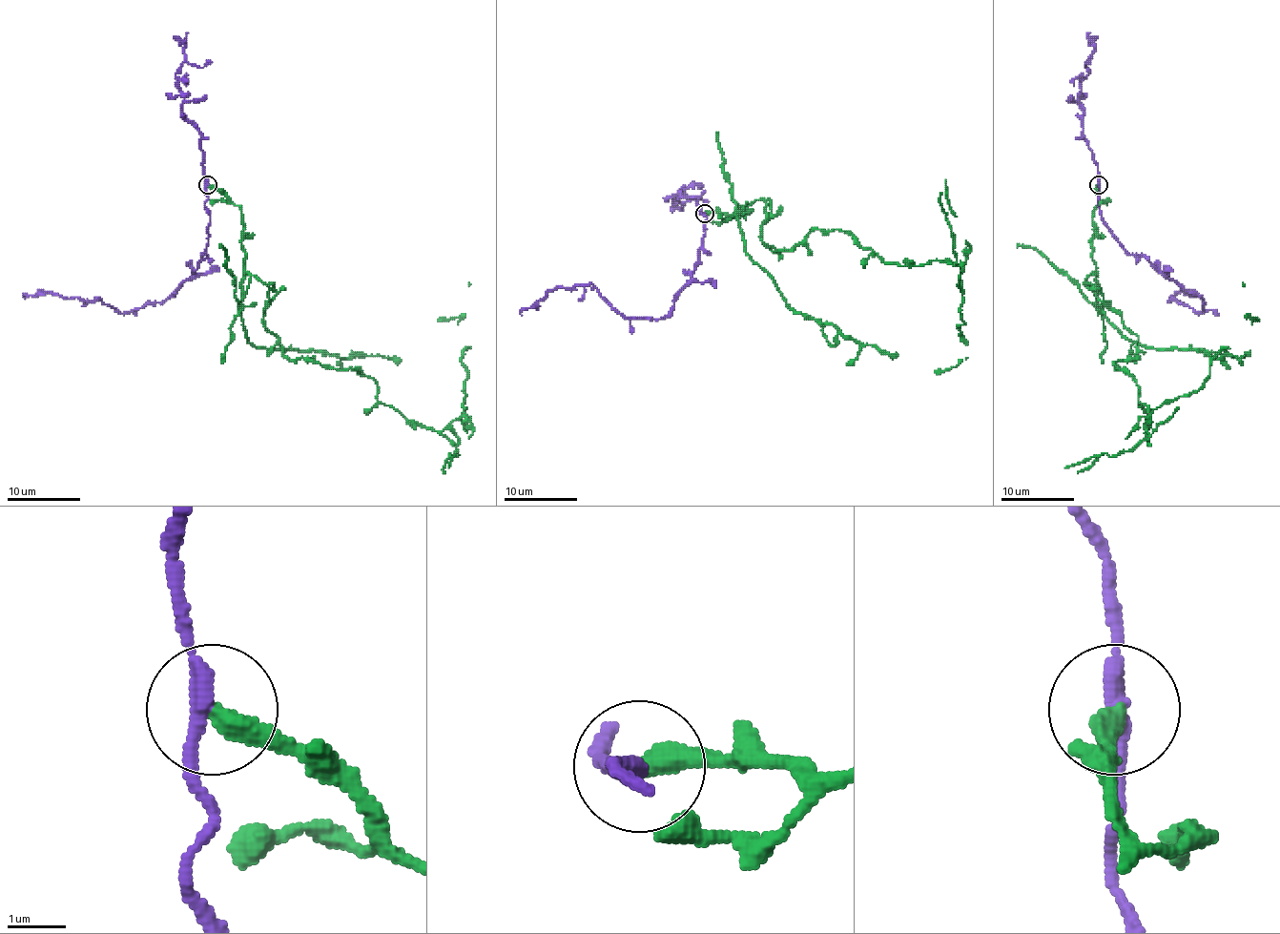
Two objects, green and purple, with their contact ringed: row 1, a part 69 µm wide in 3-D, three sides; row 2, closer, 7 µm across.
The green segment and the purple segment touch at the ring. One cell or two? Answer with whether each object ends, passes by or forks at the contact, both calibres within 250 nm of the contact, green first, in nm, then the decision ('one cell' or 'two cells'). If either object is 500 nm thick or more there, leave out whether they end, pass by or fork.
green ends there; purple passes by; 400 nm thick on the green side, 240 nm on the other; two cells

